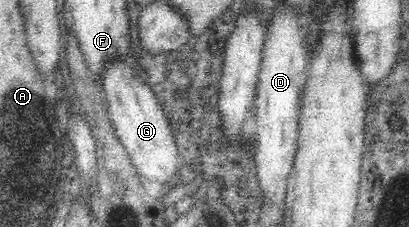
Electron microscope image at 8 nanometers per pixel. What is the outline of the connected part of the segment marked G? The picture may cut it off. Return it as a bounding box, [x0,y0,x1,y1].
[100,60,193,191]

